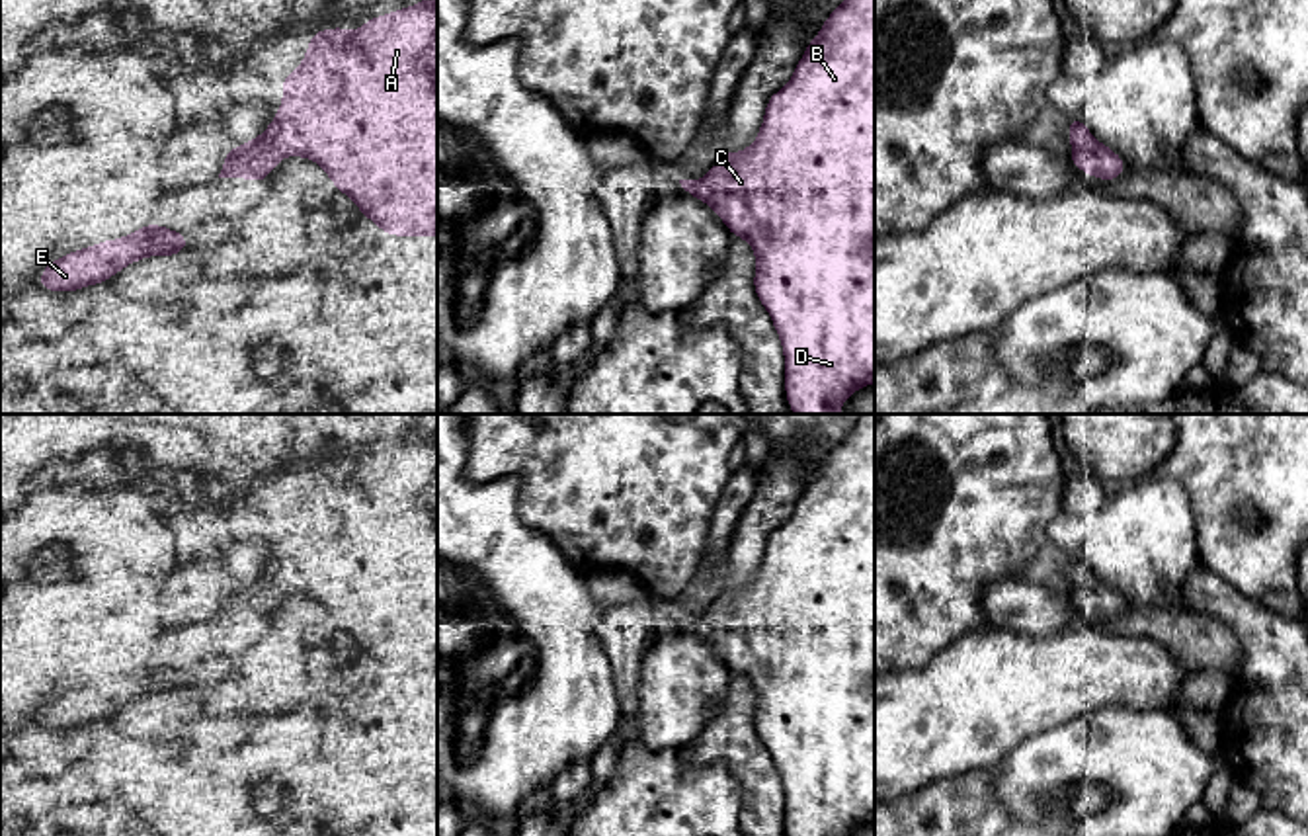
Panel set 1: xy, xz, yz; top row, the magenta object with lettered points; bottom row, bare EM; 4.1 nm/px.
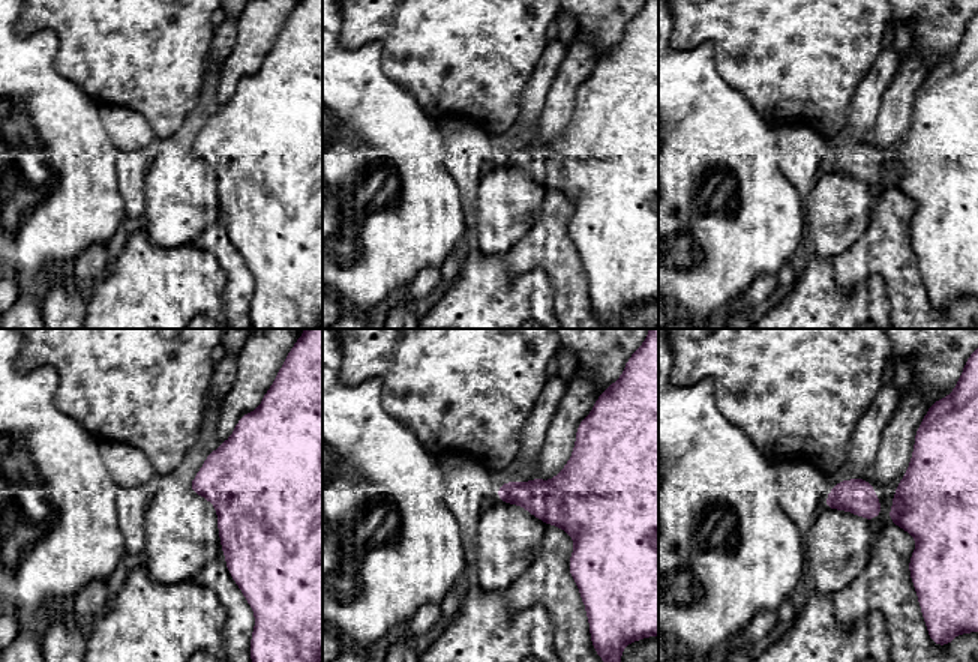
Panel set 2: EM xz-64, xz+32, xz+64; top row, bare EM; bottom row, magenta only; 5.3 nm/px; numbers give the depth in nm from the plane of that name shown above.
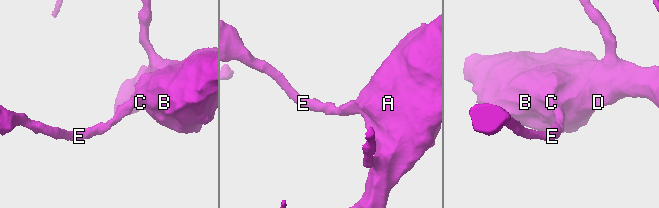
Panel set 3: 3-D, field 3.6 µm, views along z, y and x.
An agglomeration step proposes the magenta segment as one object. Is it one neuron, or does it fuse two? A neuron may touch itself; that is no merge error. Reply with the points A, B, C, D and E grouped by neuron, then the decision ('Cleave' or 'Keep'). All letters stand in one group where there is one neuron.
Groups: A B C D E. Keep

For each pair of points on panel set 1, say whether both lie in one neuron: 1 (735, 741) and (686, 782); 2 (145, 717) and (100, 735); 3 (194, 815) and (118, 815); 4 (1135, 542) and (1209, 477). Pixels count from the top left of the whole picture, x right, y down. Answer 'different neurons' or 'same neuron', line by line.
1: different neurons
2: same neuron
3: different neurons
4: different neurons

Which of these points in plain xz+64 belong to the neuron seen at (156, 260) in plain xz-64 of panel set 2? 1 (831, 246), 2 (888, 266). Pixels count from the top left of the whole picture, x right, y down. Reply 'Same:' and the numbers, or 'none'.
Same: none

